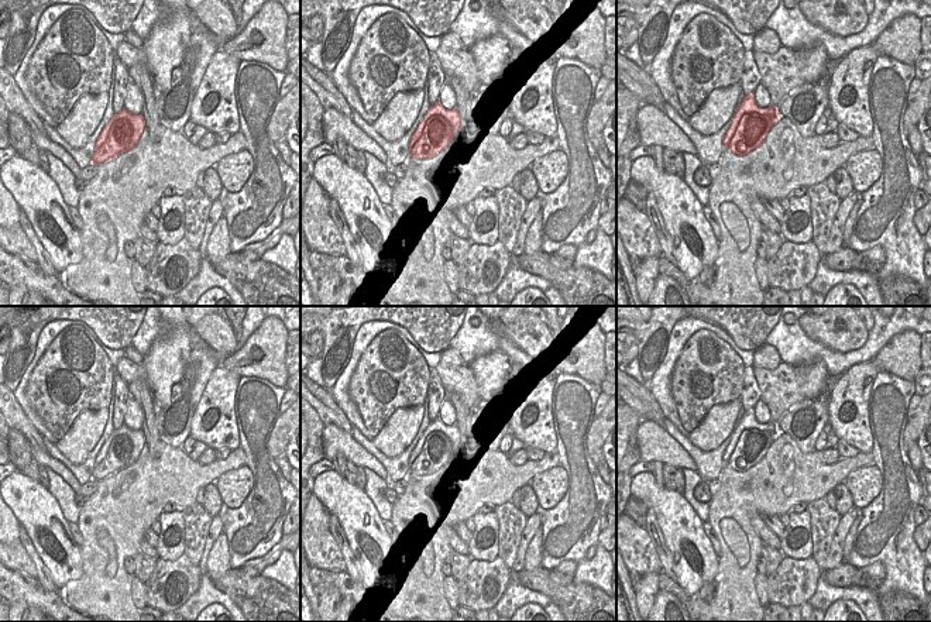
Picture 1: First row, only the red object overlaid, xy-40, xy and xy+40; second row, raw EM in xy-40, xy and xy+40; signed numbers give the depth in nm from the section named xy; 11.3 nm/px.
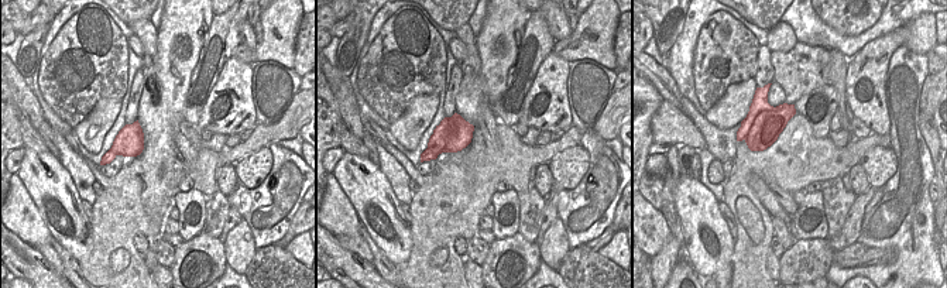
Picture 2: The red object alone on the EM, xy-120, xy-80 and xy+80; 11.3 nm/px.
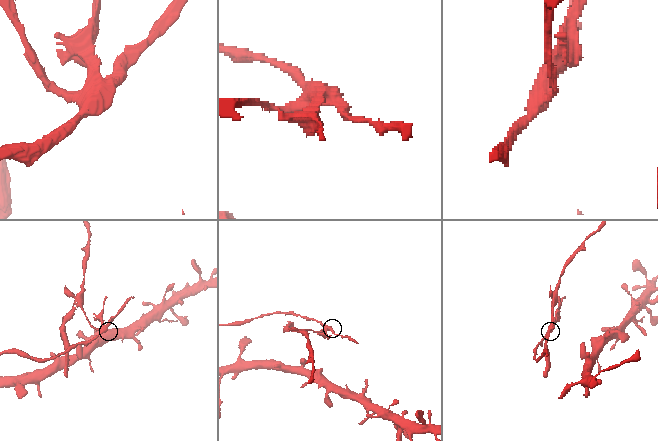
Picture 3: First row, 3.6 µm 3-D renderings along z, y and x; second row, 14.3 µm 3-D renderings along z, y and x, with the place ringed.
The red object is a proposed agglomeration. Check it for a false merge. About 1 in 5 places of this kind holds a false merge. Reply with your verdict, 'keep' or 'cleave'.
cleave

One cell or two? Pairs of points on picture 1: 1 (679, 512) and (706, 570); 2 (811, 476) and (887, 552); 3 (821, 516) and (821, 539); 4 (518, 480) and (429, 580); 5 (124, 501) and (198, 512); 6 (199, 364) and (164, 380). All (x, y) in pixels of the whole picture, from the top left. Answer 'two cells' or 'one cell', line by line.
1: one cell
2: two cells
3: one cell
4: one cell
5: two cells
6: two cells

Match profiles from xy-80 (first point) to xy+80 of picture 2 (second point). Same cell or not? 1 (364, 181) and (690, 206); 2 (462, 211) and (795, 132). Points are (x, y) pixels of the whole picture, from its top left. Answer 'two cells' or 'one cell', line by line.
1: one cell
2: one cell

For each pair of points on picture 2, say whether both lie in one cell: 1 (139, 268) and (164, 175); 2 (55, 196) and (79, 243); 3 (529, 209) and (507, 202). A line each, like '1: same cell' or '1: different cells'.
1: same cell
2: same cell
3: different cells

